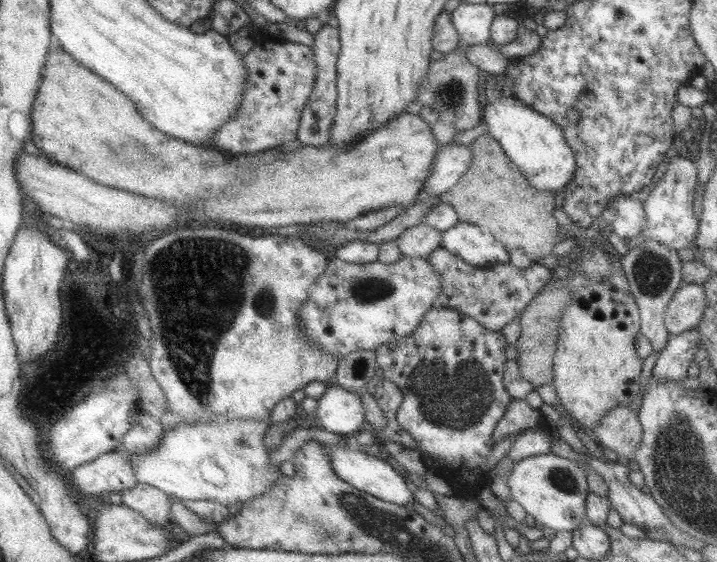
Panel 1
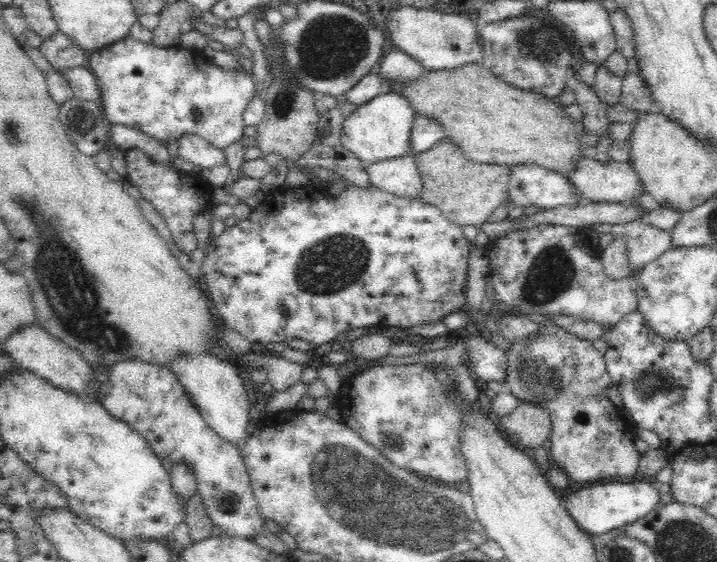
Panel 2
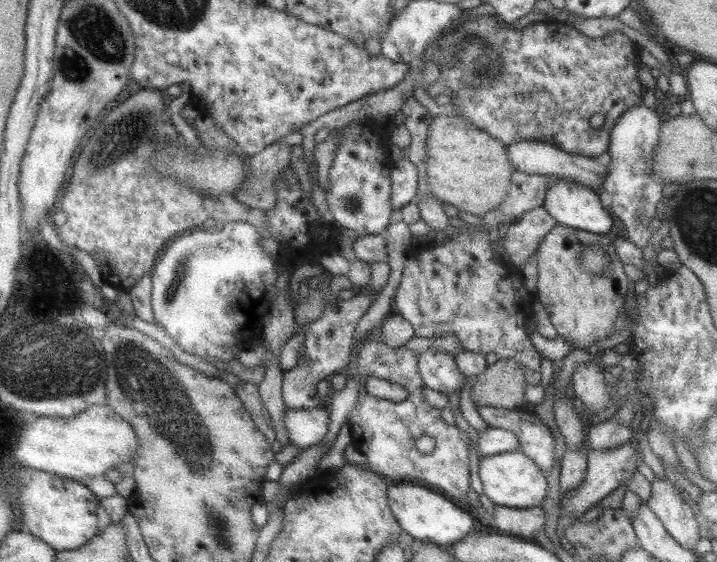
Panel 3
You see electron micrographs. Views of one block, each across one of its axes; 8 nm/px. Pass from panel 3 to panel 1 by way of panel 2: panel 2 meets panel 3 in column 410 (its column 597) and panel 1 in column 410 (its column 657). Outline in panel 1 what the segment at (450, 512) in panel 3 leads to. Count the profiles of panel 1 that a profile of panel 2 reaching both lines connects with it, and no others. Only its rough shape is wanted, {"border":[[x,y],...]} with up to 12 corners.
{"border":[[329,446],[333,472],[361,492],[413,508],[413,486],[379,456]]}

